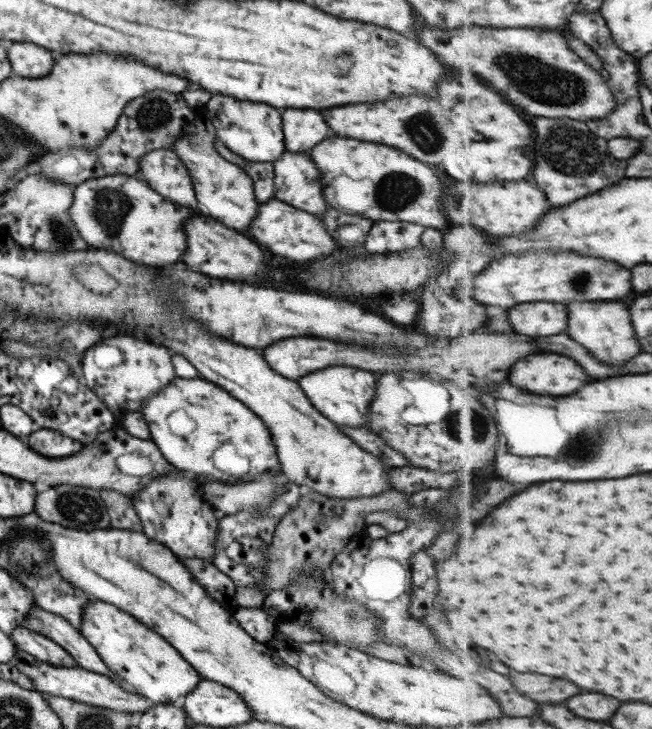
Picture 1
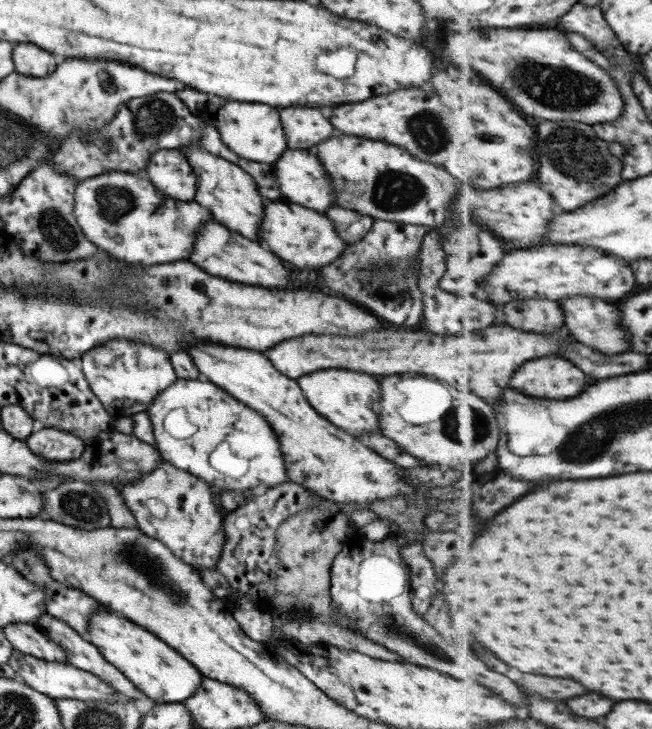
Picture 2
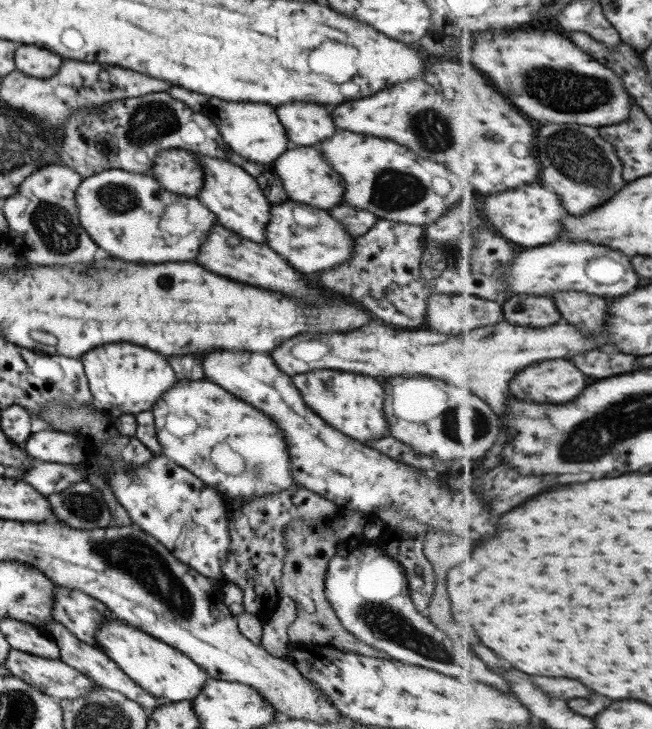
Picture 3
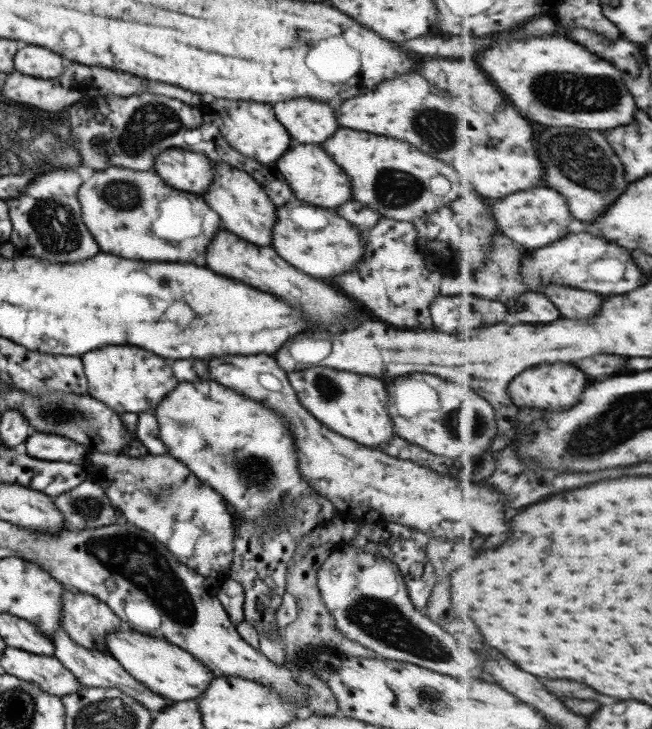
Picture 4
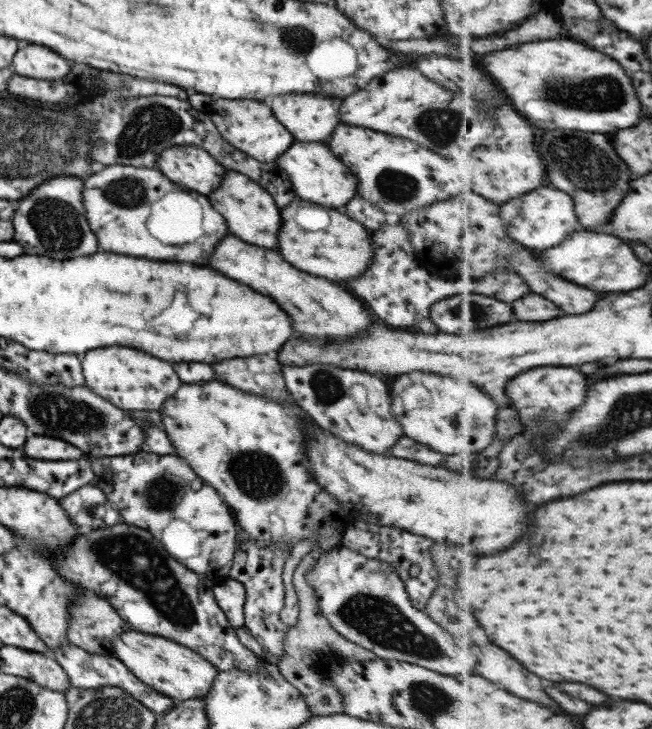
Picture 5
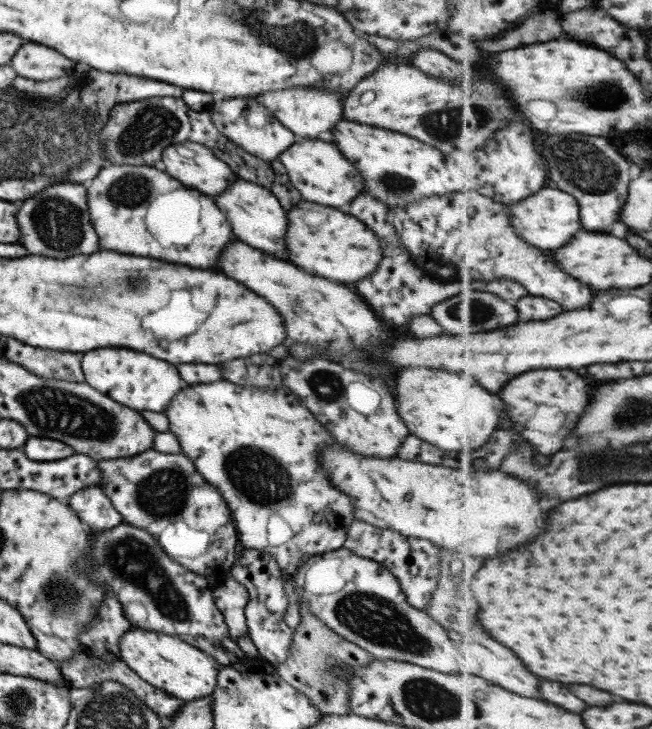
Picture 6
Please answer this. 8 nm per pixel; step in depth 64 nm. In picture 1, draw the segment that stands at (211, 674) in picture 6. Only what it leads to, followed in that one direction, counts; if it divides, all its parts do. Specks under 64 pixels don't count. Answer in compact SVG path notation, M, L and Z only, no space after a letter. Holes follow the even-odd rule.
M89 598L83 608L79 632L97 651L101 661L117 673L132 691L154 703L179 703L201 679L199 673L183 660L167 640L113 604Z

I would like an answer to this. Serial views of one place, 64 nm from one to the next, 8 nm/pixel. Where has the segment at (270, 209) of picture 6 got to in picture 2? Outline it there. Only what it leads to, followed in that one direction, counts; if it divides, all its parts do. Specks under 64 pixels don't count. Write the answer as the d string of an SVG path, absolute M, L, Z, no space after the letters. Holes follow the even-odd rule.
M197 144L181 146L179 149L185 155L187 162L191 164L193 173L197 177L194 201L201 208L207 208L212 220L221 223L221 226L225 226L233 232L239 232L241 236L245 236L249 240L257 240L259 222L263 216L263 204L267 204L267 202L261 200L256 181L253 182L247 172L227 159L215 158L215 156L205 154ZM255 224L257 224L257 228L255 228Z

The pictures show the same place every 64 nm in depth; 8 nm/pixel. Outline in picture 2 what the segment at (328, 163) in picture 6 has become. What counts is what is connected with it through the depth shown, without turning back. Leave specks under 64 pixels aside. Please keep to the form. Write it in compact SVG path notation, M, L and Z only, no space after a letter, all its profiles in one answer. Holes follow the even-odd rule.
M285 150L283 156L272 163L272 167L277 179L279 192L283 198L289 202L301 204L305 208L317 210L317 212L326 212L333 205L333 189L331 189L331 179L325 173L323 166L319 164L317 156L311 154L309 150Z

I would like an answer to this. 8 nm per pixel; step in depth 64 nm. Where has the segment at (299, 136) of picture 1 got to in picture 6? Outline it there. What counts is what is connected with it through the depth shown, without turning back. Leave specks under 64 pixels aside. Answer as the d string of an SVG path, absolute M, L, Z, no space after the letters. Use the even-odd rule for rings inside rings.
M285 88L257 96L257 100L293 134L301 138L317 138L319 132L331 130L341 120L343 94L321 88Z

